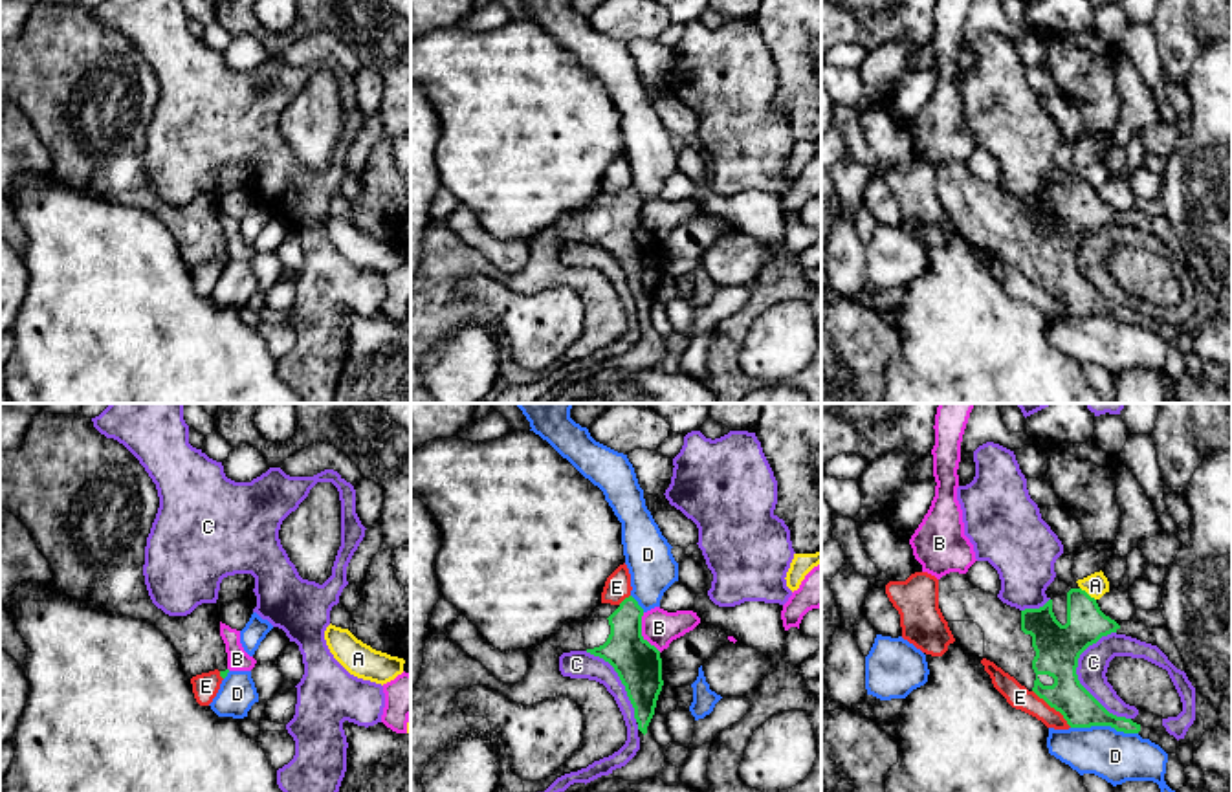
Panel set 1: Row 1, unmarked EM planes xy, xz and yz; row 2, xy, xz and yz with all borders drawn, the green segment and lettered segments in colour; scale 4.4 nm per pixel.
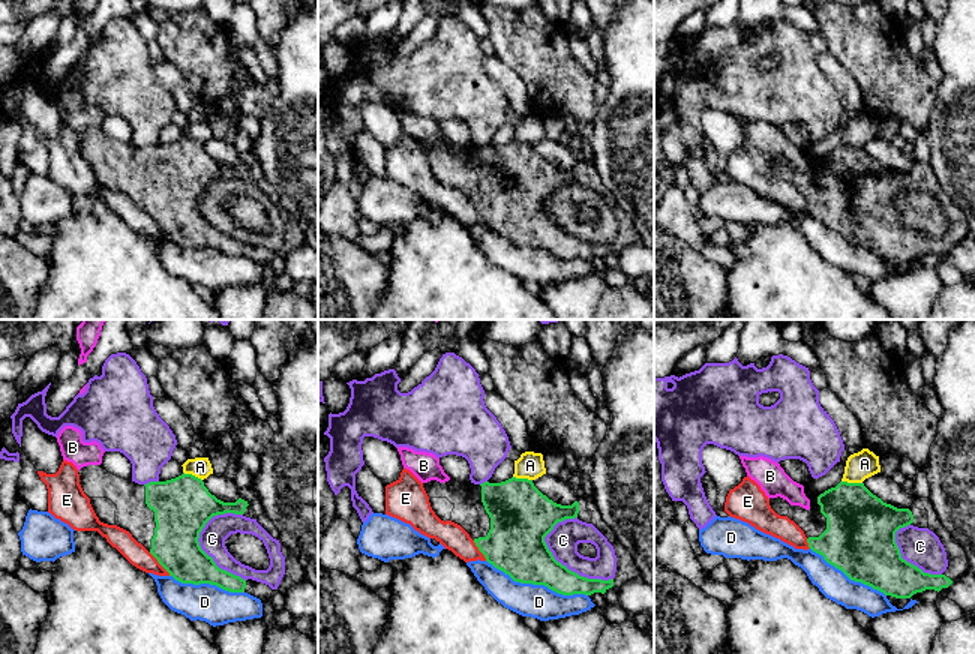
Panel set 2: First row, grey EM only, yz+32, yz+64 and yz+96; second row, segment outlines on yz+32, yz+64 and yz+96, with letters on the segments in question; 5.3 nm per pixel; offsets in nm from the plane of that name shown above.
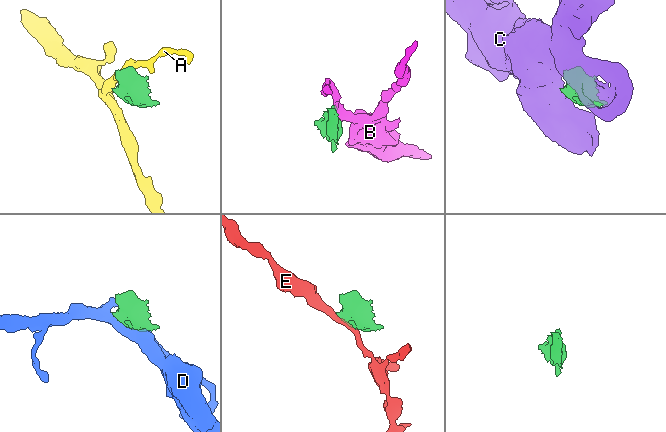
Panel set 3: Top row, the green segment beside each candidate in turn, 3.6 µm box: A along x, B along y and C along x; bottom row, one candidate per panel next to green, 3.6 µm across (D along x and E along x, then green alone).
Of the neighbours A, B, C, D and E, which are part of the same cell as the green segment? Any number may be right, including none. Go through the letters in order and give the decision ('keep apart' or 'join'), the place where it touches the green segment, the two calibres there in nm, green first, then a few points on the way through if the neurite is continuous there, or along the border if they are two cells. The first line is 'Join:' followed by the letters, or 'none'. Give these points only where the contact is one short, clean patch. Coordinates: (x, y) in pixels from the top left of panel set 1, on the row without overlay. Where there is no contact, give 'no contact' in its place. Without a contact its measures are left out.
Join: none
A: keep apart; meets green in yz at (1086, 182); 180 nm thick on the green side, 100 nm on the other; border along yz (1080, 176), (1095, 189)
B: keep apart; meets green in xz at (640, 222); 200 nm thick on the green side, 160 nm on the other; border along xz (642, 202), (642, 224), (660, 241)
C: keep apart; meets green in yz at (1077, 268); 200 nm thick on the green side, 140 nm on the other
D: keep apart; meets green in yz at (1104, 314); 160 nm thick on the green side, 220 nm on the other
E: keep apart; meets green in yz at (1053, 296); 190 nm thick on the green side, 100 nm on the other

